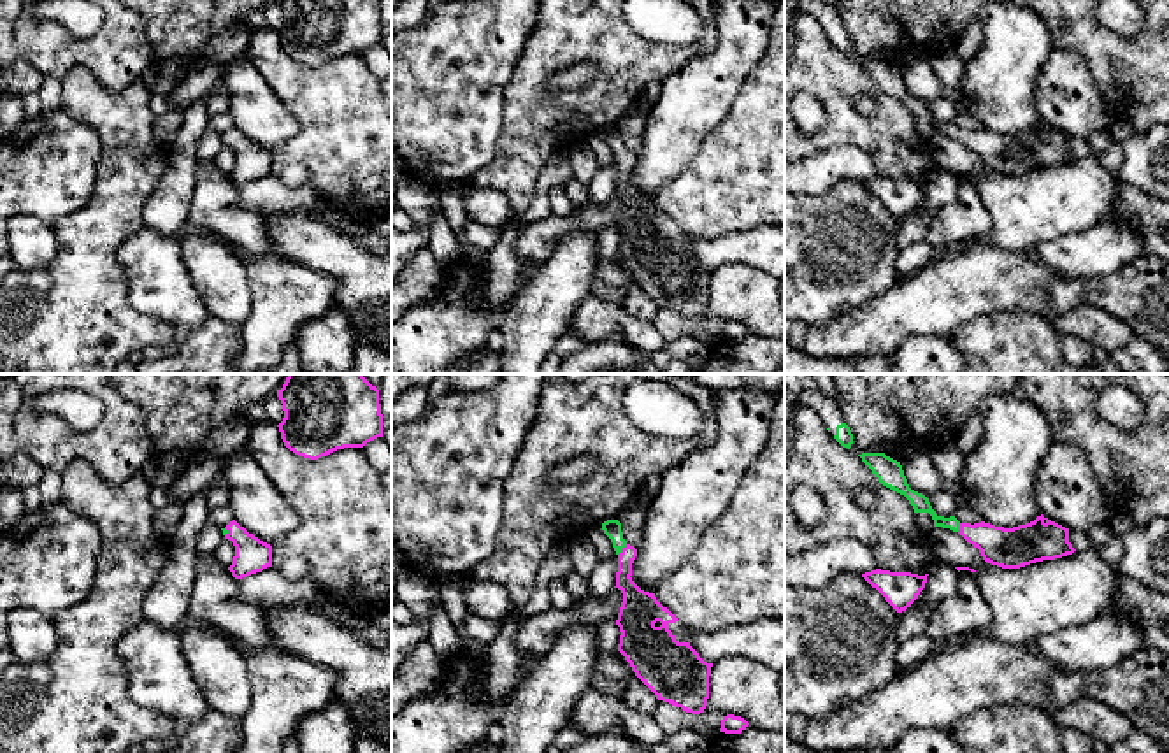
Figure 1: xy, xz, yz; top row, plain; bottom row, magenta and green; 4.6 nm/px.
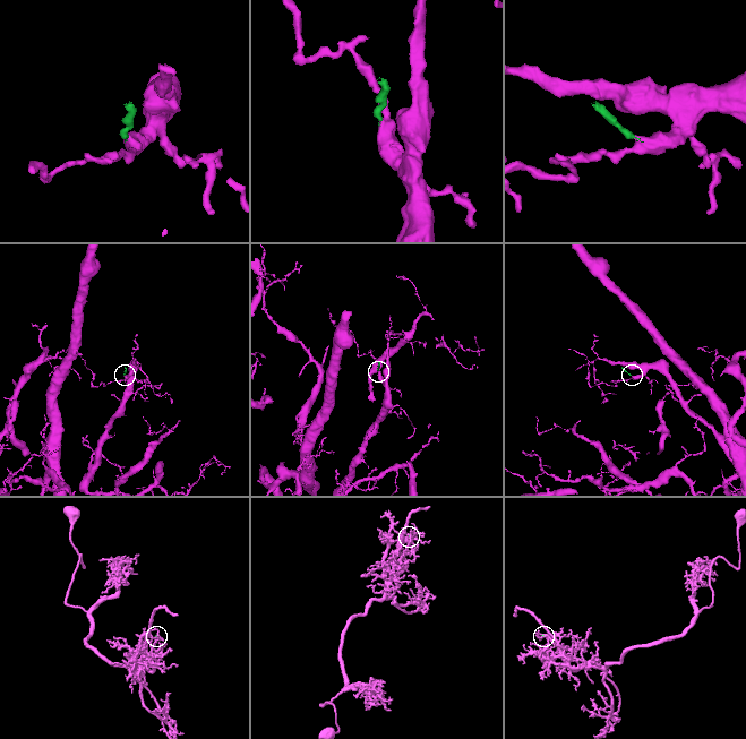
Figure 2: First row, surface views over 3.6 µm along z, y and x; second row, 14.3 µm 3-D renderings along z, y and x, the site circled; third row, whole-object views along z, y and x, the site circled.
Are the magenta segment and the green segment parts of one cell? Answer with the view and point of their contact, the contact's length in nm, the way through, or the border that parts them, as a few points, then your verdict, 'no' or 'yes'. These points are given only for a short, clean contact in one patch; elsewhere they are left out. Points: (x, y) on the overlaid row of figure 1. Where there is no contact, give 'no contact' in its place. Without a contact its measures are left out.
xz (623, 548) | 70 nm | across xz (636, 601), (623, 581), (623, 548), (611, 527) | yes

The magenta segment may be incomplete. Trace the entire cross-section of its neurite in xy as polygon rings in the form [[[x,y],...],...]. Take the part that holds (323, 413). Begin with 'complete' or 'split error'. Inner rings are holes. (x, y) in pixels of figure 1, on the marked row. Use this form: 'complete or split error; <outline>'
complete; [[[288,374],[277,397],[284,411],[277,425],[281,439],[298,456],[318,460],[337,449],[363,448],[383,437],[379,390],[362,374]]]

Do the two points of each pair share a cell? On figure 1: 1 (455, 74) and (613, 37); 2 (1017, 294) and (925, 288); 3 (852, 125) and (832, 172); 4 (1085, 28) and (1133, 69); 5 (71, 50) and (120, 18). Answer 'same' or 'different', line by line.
1: different
2: same
3: different
4: same
5: same

